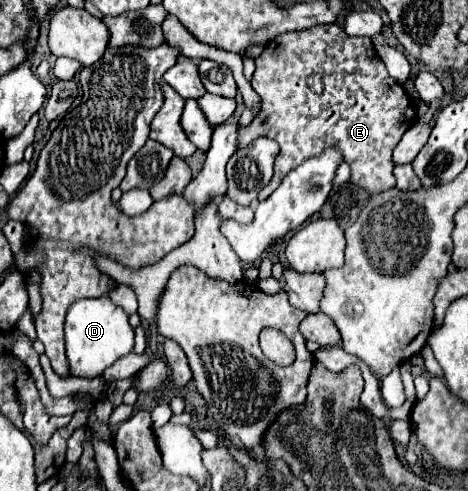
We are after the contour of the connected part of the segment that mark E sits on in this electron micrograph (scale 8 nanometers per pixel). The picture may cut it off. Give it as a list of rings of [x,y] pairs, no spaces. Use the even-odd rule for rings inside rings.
[[[317,24],[305,30],[285,32],[267,42],[261,56],[255,58],[255,66],[251,86],[261,96],[261,112],[255,116],[251,126],[240,126],[237,151],[246,148],[257,136],[269,136],[281,148],[274,163],[273,178],[261,190],[259,200],[267,198],[289,170],[305,160],[311,160],[313,156],[319,156],[319,152],[325,152],[325,148],[337,148],[341,152],[343,162],[351,166],[349,182],[363,188],[371,196],[395,186],[391,152],[401,140],[403,132],[415,124],[417,112],[403,86],[389,76],[383,60],[377,58],[369,38],[351,38],[339,24]],[[311,82],[319,82],[321,88],[315,90]]]

